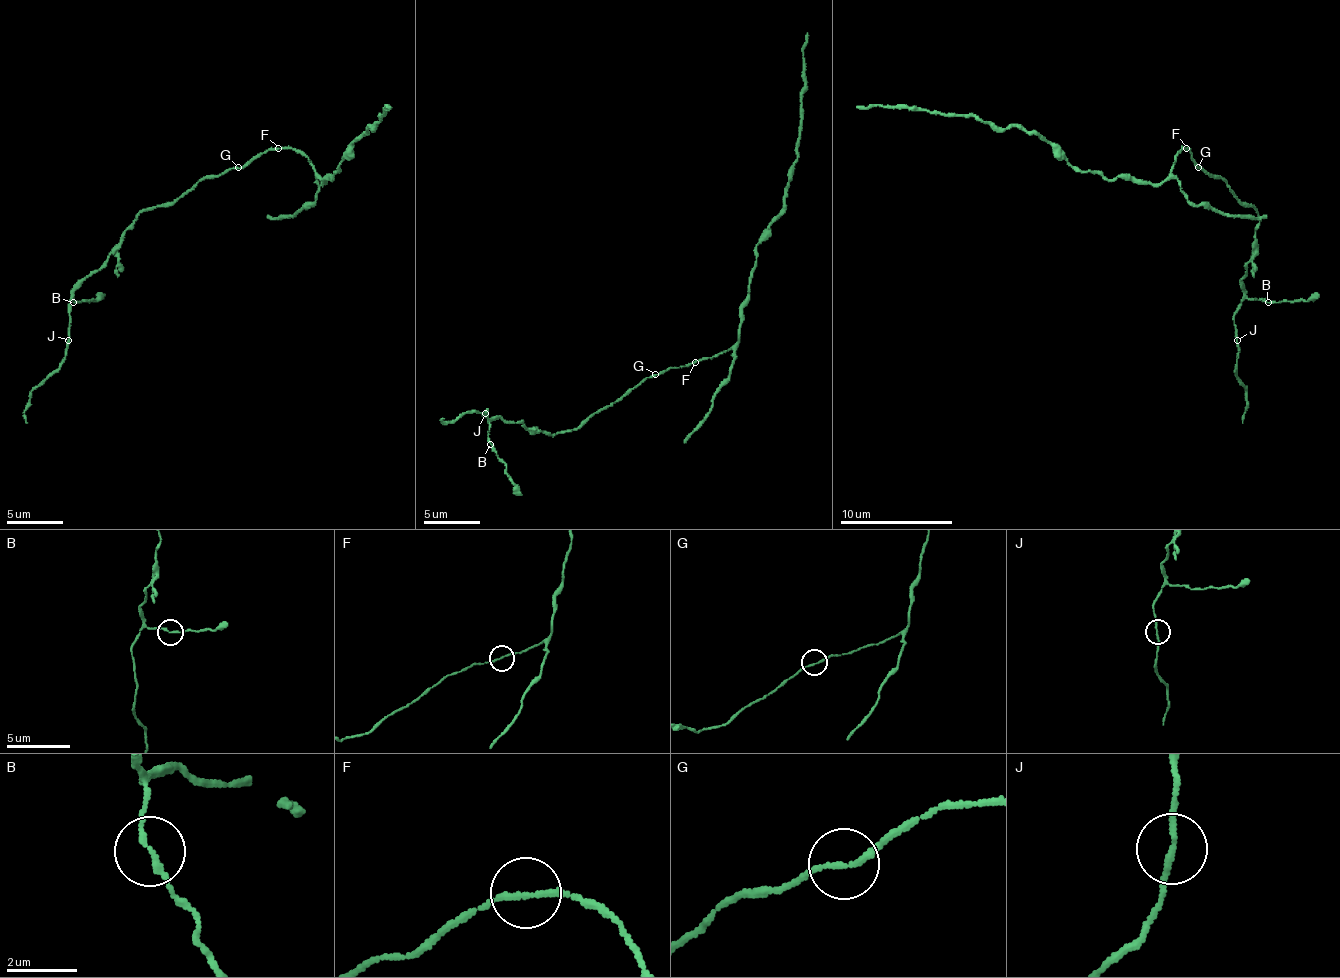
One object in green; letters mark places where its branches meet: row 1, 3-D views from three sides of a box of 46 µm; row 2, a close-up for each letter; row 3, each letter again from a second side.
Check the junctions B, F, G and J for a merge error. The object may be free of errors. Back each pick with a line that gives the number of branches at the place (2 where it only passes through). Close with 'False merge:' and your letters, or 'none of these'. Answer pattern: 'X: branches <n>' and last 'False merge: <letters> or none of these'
False merge: none of these

